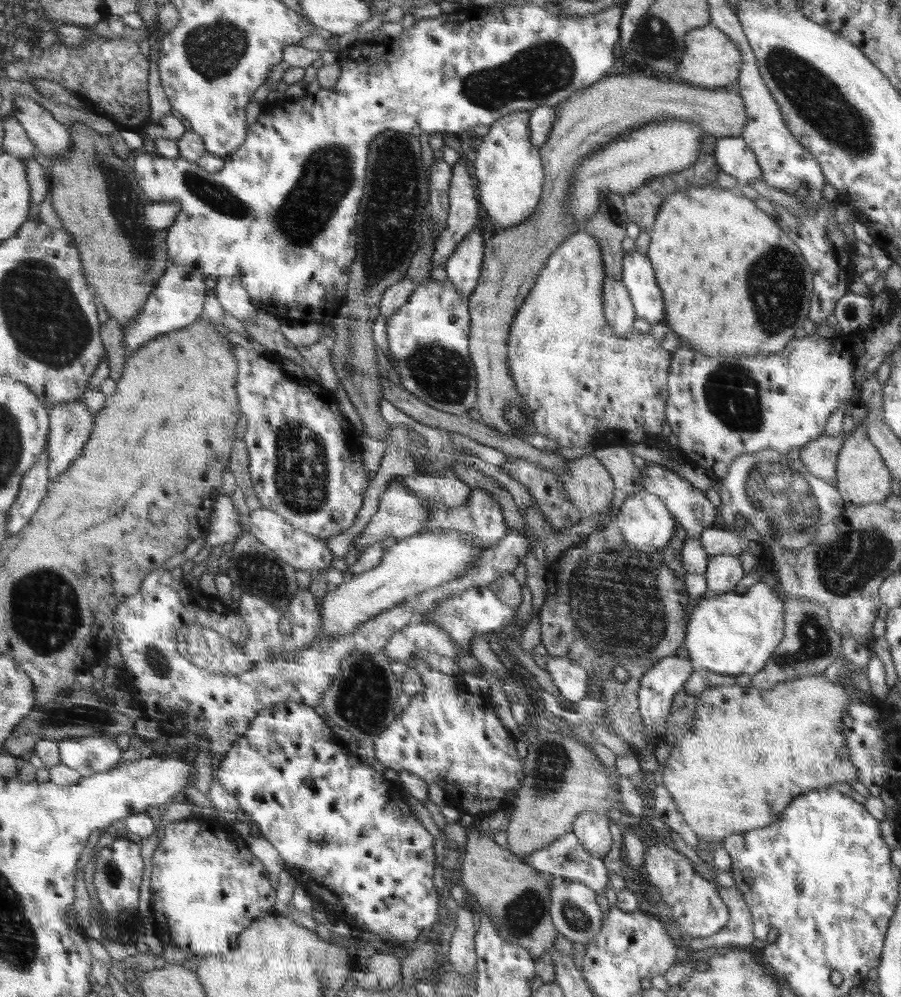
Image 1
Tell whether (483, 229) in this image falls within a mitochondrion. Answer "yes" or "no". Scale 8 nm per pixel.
no

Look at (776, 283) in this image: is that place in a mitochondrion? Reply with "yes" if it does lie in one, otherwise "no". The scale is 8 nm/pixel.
yes

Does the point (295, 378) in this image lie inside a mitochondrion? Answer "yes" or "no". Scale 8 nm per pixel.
no

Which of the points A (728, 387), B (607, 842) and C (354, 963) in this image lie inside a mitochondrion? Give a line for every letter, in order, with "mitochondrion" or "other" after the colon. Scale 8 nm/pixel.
A: mitochondrion
B: other
C: other

